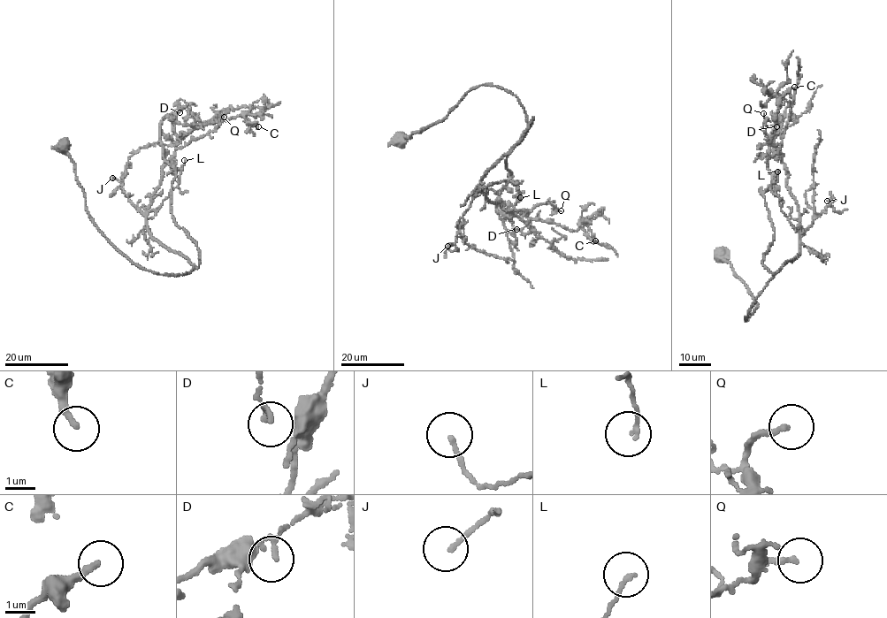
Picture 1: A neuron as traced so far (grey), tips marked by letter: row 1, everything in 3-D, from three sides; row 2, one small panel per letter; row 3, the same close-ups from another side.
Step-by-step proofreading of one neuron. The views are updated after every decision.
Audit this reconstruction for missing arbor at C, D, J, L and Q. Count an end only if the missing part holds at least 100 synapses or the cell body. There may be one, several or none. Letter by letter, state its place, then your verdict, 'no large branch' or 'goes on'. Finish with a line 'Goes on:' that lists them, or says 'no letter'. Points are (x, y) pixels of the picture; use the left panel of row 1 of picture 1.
C: place (258, 126); no large branch
D: place (179, 112); no large branch
J: place (112, 178); no large branch
L: place (184, 160); no large branch
Q: place (224, 117); no large branch
Goes on: no letter

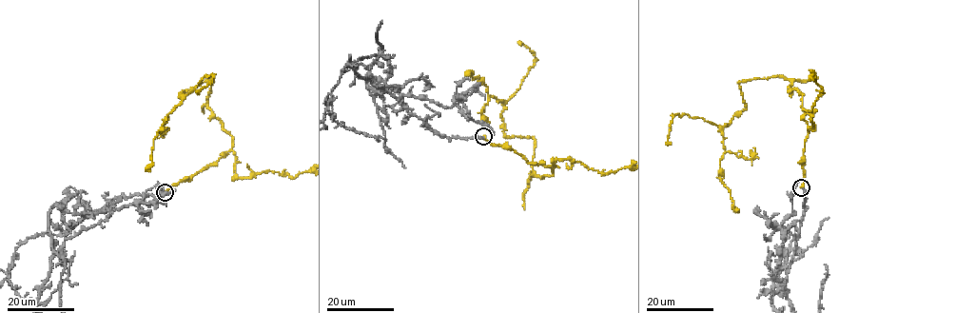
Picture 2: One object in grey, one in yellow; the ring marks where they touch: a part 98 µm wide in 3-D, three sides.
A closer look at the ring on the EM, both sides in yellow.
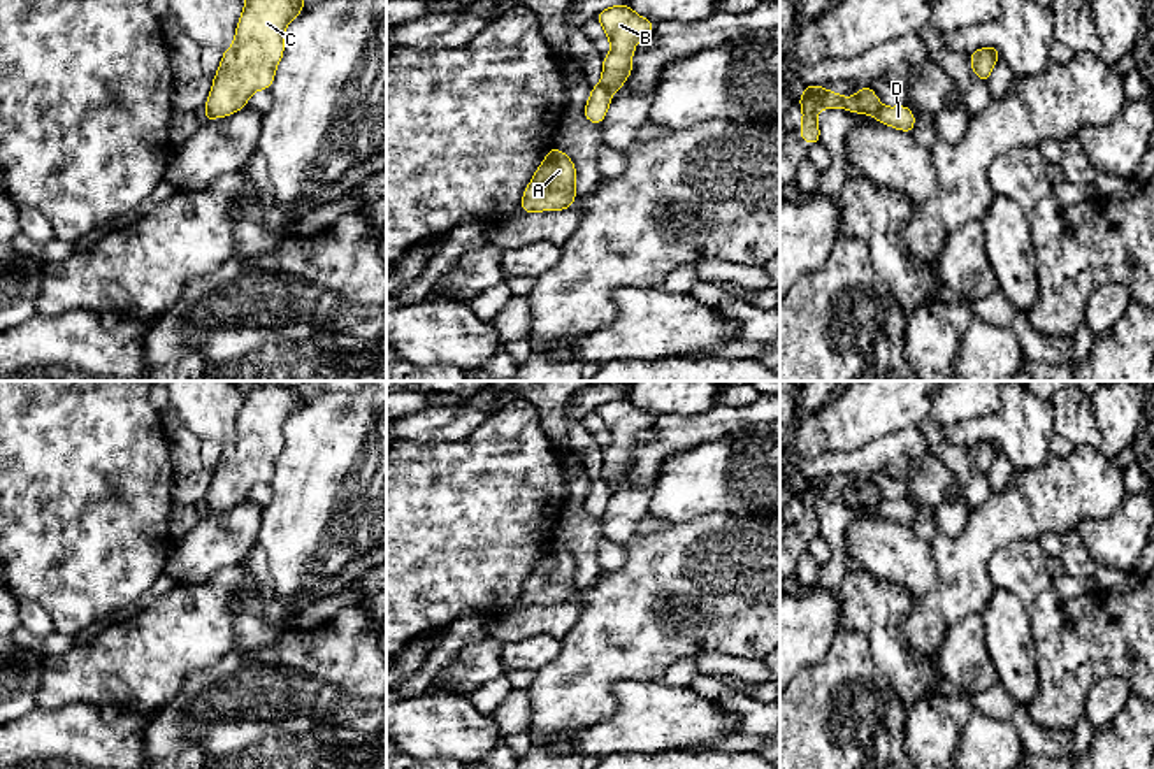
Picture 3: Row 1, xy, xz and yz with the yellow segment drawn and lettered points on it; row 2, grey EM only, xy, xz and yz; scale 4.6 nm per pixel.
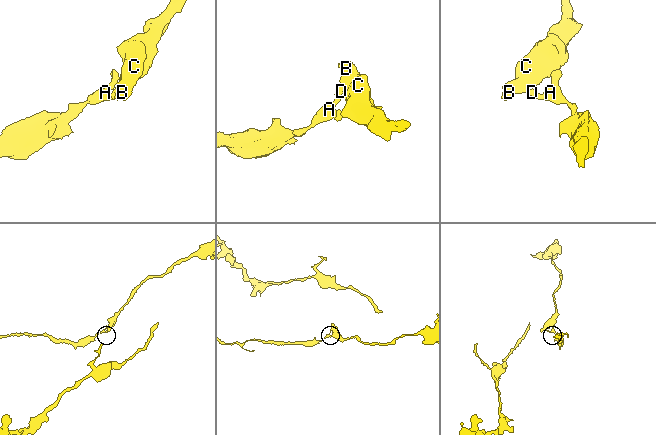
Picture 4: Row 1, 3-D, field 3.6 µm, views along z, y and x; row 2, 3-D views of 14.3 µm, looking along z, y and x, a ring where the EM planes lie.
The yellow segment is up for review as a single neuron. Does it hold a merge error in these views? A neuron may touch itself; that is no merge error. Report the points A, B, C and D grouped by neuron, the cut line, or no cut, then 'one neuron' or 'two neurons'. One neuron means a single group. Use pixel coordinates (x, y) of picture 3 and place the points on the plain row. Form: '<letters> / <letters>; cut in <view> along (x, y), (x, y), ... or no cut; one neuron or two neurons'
A D / B C; cut in yz along (882, 499), (875, 510); two neurons

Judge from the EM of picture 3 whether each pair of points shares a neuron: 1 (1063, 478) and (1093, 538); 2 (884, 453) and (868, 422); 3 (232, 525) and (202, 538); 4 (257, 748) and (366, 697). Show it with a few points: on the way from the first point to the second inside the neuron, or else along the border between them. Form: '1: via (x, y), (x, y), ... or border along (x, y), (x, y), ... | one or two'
1: border along (1123, 504), (1107, 517), (1086, 517), (1075, 529) | two
2: border along (915, 424), (880, 436), (858, 450), (838, 452) | two
3: via (225, 532), (220, 538), (209, 538) | one
4: via (283, 748), (304, 748), (331, 722), (339, 722) | one

